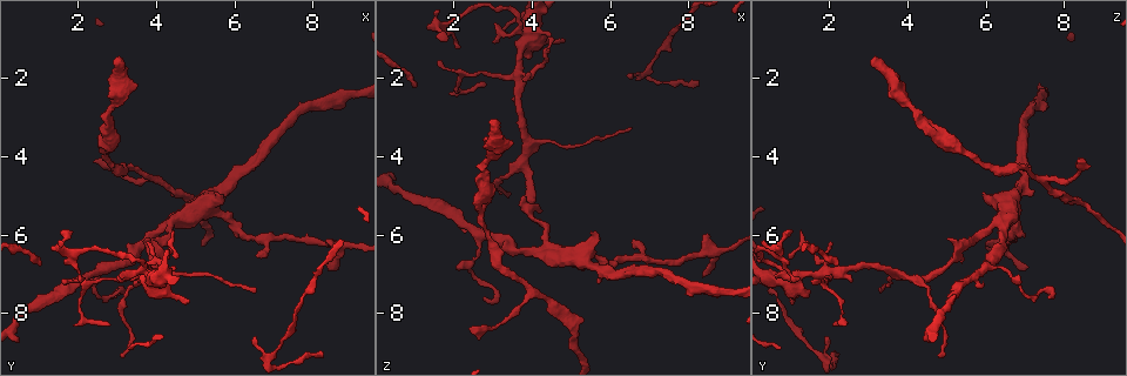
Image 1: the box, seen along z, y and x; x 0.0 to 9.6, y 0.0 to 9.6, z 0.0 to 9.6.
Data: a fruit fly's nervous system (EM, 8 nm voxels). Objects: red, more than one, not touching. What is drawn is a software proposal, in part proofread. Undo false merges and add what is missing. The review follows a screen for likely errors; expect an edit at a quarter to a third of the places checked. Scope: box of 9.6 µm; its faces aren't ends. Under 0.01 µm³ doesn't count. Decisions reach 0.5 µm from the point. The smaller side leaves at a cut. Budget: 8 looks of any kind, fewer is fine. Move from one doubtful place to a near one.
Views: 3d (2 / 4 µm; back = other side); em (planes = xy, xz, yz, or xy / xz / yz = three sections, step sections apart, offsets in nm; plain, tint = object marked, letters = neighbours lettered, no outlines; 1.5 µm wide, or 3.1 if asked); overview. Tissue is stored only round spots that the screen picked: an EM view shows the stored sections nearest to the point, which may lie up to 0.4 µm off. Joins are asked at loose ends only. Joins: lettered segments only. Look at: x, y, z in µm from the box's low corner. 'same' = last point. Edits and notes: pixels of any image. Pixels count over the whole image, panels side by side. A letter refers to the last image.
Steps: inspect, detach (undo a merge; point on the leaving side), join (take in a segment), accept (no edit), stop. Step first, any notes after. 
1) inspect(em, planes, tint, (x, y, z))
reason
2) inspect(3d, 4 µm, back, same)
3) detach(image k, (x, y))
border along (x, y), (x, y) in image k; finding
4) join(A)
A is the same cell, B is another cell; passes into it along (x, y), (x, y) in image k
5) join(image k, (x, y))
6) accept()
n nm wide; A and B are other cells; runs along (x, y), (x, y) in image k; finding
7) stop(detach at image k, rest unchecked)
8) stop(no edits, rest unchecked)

inspect(3d, 4 µm, (2.70, 7.65, 7.60))
tapers out

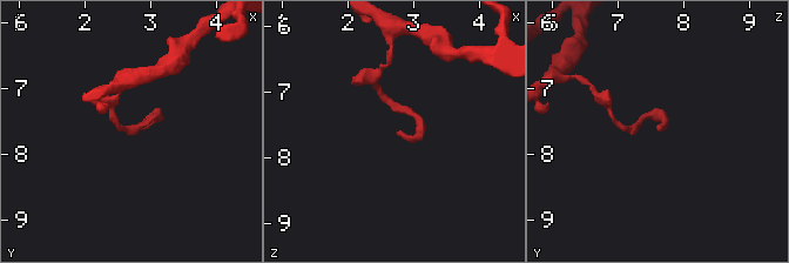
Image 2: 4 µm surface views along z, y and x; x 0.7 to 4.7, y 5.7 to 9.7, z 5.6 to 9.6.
inspect(em, planes, letters, (2.75, 7.60, 7.60))
need the tissue

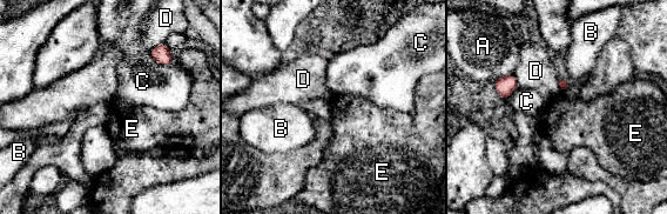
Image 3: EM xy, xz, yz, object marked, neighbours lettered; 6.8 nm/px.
accept()
A, B, C, D and E are other cells; border along (163, 41), (149, 51) in image 3; no lettered segment goes on from it

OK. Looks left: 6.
inspect(em, planes, letters, (6.75, 6.10, 6.60))

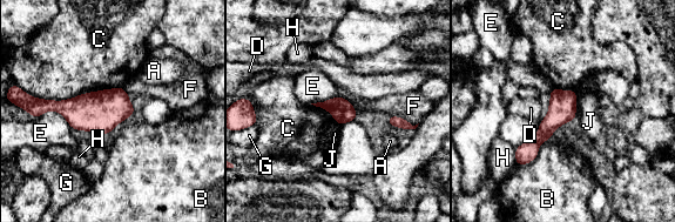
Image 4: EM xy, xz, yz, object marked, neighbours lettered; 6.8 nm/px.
accept()
C touches over 700 nm; A, B, C, D, E, F, G, H and J are other cells; runs along (572, 94), (519, 161) in image 4; continuous, no second neuron

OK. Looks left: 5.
inspect(3d, 2 µm, (1.65, 7.30, 1.60))
tapers out

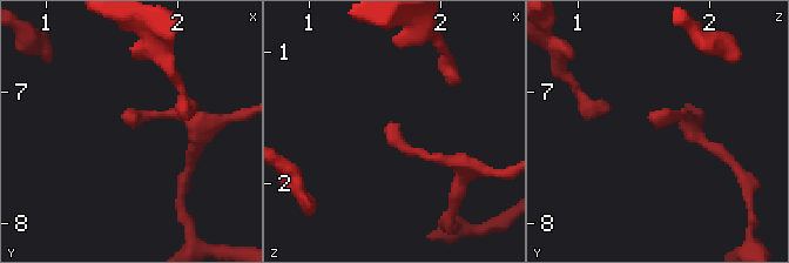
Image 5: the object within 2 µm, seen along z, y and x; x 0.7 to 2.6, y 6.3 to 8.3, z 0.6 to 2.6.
inspect(em, xy, step 8, letters, (1.62, 7.22, 1.56))
shape alone is not enough

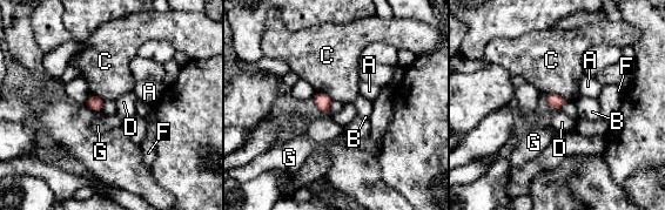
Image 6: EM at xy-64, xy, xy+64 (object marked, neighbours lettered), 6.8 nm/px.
inspect(em, planes, letters, same)
another direction

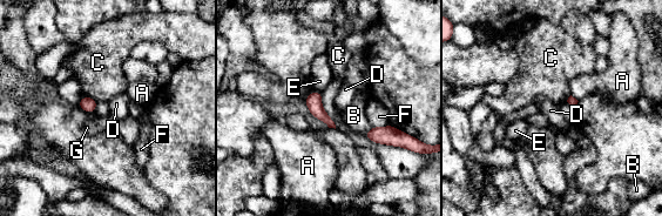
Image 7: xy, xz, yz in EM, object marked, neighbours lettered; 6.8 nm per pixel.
accept()
100 nm wide; C touches over 100 nm; A, B, C, D, E, F and G are other cells; none of them fits

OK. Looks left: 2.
stop(no edits, rest unchecked)

